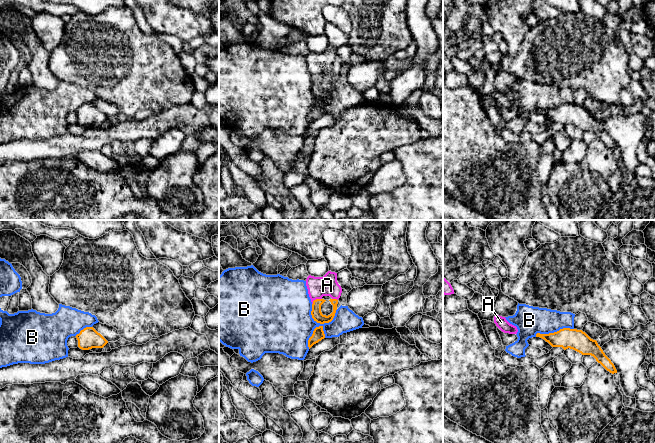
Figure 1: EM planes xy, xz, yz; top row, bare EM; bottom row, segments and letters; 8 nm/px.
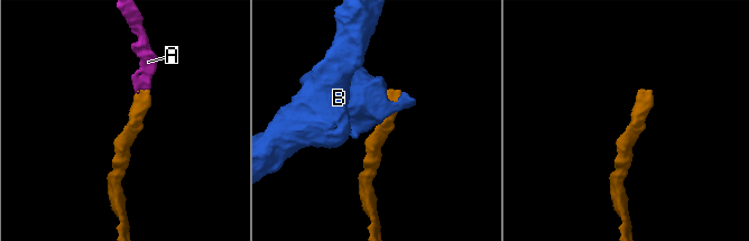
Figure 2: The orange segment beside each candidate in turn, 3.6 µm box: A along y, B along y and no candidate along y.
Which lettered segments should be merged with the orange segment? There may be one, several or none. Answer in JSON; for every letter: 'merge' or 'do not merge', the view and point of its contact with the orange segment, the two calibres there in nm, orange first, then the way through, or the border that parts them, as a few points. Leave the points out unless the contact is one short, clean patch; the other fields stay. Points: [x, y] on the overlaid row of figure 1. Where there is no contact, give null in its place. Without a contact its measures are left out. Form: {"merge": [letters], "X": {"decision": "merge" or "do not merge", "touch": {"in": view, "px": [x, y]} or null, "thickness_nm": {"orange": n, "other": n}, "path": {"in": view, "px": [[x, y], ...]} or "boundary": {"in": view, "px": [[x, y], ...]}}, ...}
{"merge": ["A"], "A": {"decision": "merge", "touch": {"in": "xz", "px": [316, 299]}, "thickness_nm": {"orange": 90, "other": 160}, "path": {"in": "xz", "px": [[316, 313], [316, 299], [327, 285]]}}, "B": {"decision": "do not merge", "touch": {"in": "xz", "px": [319, 326]}, "thickness_nm": {"orange": 90, "other": 400}}}

